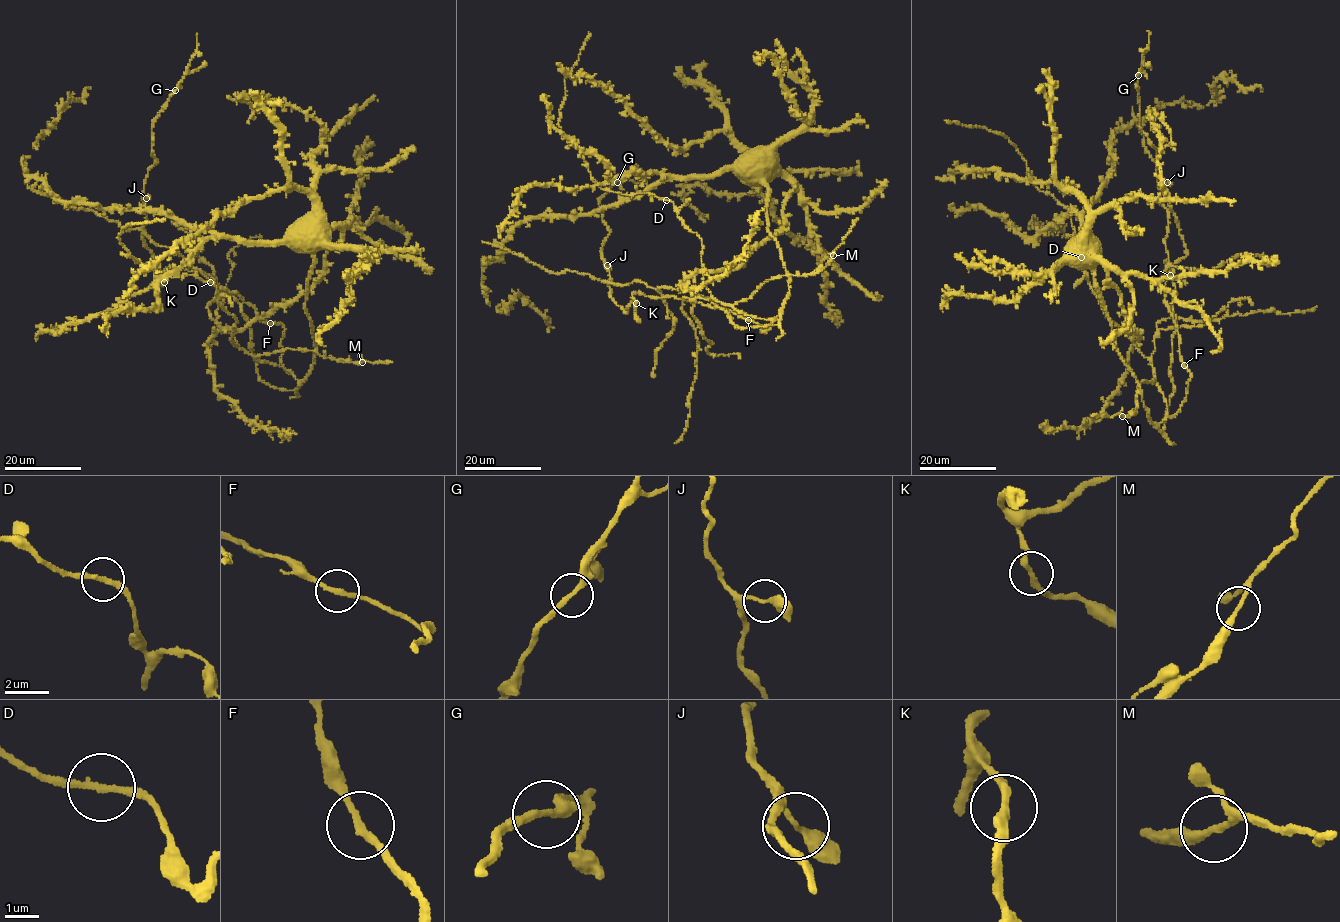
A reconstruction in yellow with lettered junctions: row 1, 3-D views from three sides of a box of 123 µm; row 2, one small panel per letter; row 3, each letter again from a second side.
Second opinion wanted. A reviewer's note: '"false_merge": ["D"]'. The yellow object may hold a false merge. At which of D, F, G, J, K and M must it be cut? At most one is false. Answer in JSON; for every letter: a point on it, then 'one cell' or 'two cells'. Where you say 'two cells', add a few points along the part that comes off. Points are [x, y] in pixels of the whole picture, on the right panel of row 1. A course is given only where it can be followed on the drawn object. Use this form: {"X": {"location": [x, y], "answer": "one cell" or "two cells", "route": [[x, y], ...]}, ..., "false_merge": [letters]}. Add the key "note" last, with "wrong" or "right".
{"D": {"location": [1081, 257], "answer": "one cell"}, "F": {"location": [1184, 365], "answer": "one cell"}, "G": {"location": [1138, 75], "answer": "one cell"}, "J": {"location": [1167, 182], "answer": "one cell"}, "K": {"location": [1170, 275], "answer": "one cell"}, "M": {"location": [1122, 416], "answer": "one cell"}, "false_merge": [], "note": "wrong"}

